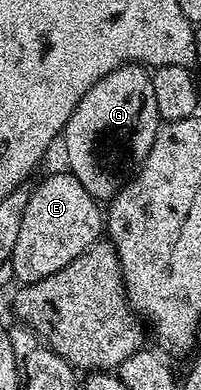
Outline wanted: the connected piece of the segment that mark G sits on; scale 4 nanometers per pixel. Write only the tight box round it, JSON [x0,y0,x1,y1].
[61,63,160,201]

